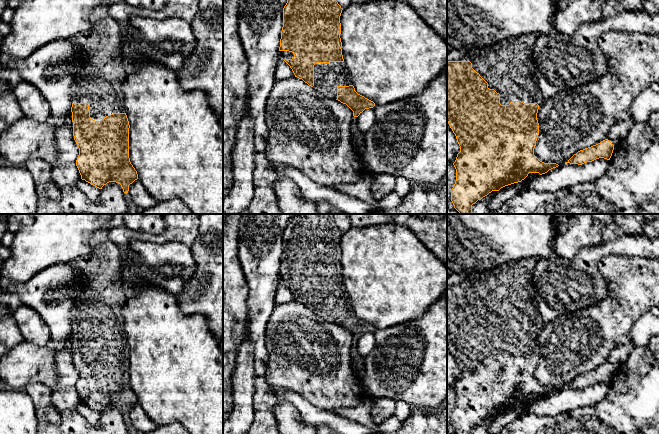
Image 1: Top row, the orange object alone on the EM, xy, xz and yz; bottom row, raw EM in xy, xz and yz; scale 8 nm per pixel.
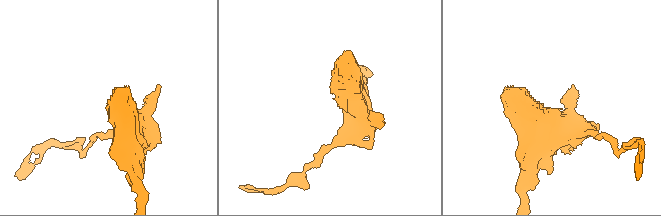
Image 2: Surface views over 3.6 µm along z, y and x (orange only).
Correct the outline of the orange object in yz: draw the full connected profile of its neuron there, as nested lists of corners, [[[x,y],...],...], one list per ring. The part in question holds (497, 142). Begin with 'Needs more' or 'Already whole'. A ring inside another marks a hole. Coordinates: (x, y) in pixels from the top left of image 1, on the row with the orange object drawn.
Needs more. [[[534,33],[522,34],[490,46],[447,51],[447,122],[460,146],[453,163],[456,181],[451,201],[460,214],[472,214],[472,205],[478,200],[492,191],[521,182],[529,173],[542,175],[559,166],[544,163],[534,155],[539,135],[537,113],[546,101],[537,85],[532,59],[537,37]]]

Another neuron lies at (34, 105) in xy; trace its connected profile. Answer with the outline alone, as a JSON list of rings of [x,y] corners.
[[[21,81],[13,91],[24,116],[38,122],[47,122],[51,118],[51,107],[38,88]]]

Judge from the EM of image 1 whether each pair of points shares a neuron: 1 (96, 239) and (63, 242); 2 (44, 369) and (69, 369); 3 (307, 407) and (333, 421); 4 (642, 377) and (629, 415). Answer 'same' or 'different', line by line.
1: different
2: different
3: same
4: same

